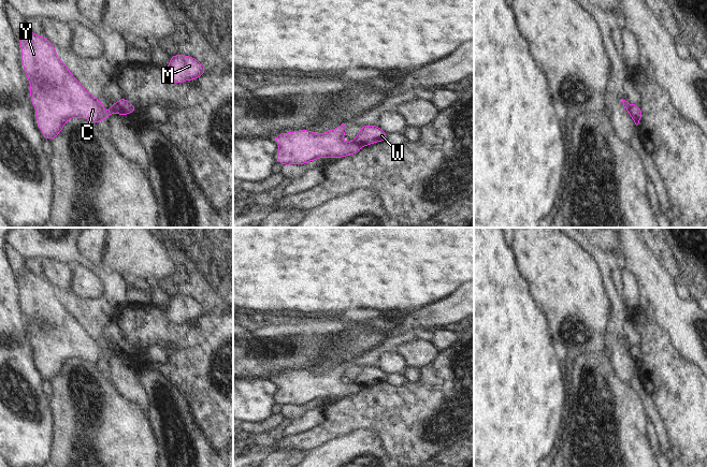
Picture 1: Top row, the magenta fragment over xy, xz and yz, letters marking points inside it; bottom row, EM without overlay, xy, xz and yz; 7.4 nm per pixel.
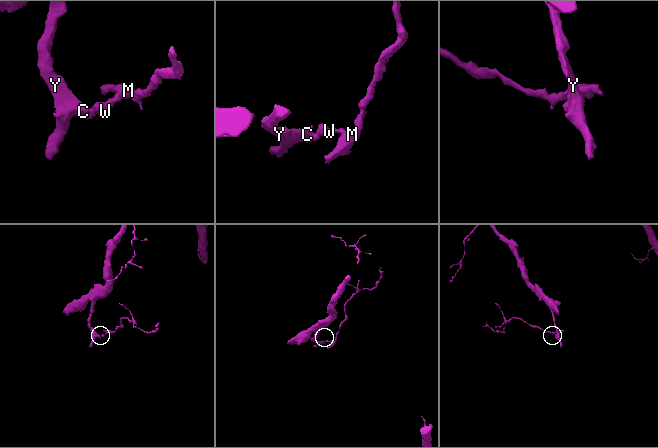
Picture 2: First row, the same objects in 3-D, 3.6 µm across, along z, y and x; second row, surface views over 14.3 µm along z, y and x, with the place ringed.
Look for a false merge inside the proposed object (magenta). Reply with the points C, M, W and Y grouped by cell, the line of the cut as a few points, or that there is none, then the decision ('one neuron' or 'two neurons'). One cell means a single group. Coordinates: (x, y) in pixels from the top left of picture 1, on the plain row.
C Y / M W; cut in xz along (352, 381), (361, 387); two neurons

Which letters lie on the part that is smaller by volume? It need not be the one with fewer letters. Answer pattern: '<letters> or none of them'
M, W.

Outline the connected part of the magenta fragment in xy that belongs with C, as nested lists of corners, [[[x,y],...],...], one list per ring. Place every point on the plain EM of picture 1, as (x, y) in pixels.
[[[26,268],[18,280],[30,323],[30,340],[44,379],[53,381],[71,359],[85,359],[98,365],[115,354],[113,349],[103,352],[103,342],[75,319],[46,277]]]

